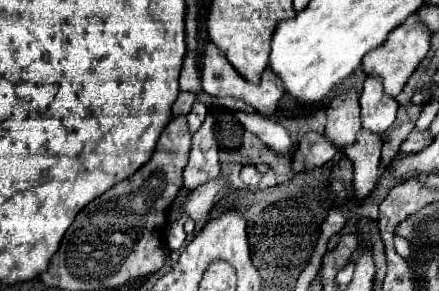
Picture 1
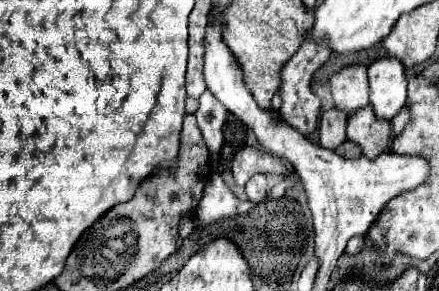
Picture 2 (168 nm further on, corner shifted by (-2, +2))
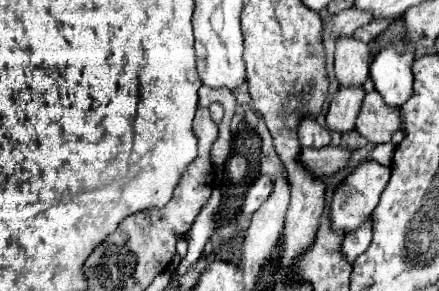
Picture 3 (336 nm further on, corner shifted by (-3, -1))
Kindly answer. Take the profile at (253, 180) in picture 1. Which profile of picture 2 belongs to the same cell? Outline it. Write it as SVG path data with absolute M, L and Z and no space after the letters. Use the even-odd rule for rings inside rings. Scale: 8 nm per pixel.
M253 175L249 179L249 183L245 185L245 193L247 193L247 201L261 203L267 197L267 179L265 179L265 175Z

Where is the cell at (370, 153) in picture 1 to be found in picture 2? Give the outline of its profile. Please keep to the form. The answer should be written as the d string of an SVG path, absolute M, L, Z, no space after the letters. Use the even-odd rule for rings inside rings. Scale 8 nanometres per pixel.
M371 105L359 109L349 117L347 139L363 149L365 157L377 157L389 149L391 123L375 117Z

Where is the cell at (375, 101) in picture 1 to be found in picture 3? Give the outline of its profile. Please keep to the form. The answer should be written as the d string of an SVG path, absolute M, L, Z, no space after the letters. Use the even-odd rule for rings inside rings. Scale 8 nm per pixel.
M388 46L388 48L384 48L376 54L376 58L370 66L370 76L372 76L376 92L392 108L402 106L412 94L412 82L414 82L414 76L412 76L412 70L410 70L412 62L414 62L414 52L400 52L400 46Z

